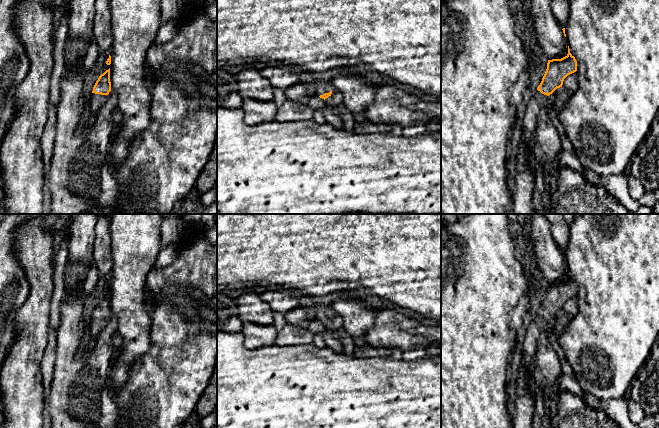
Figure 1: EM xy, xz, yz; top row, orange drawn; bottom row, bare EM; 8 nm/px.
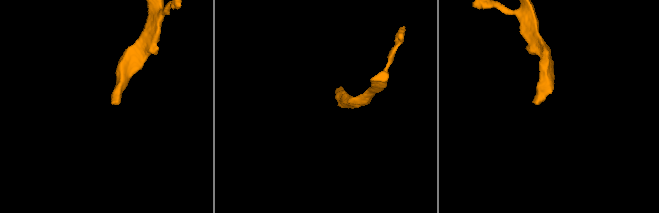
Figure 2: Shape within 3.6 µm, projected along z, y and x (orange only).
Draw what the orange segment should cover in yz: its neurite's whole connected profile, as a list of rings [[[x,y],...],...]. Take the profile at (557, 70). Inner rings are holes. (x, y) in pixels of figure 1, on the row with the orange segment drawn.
[[[568,46],[568,54],[561,59],[552,59],[548,60],[546,72],[542,78],[542,81],[538,88],[534,91],[533,96],[528,101],[527,106],[525,107],[524,119],[521,122],[522,126],[522,138],[521,144],[530,145],[535,137],[538,117],[541,110],[547,105],[548,97],[552,94],[557,88],[562,87],[564,79],[577,71],[577,61],[575,57],[570,53]]]

